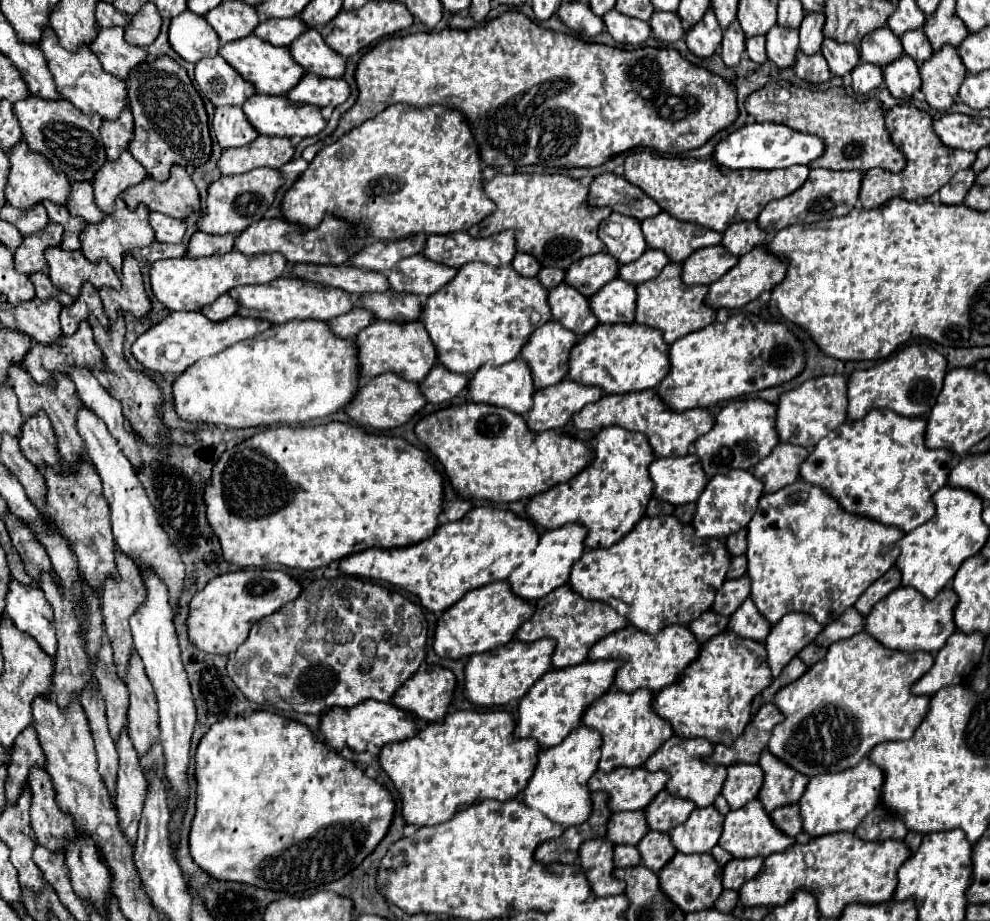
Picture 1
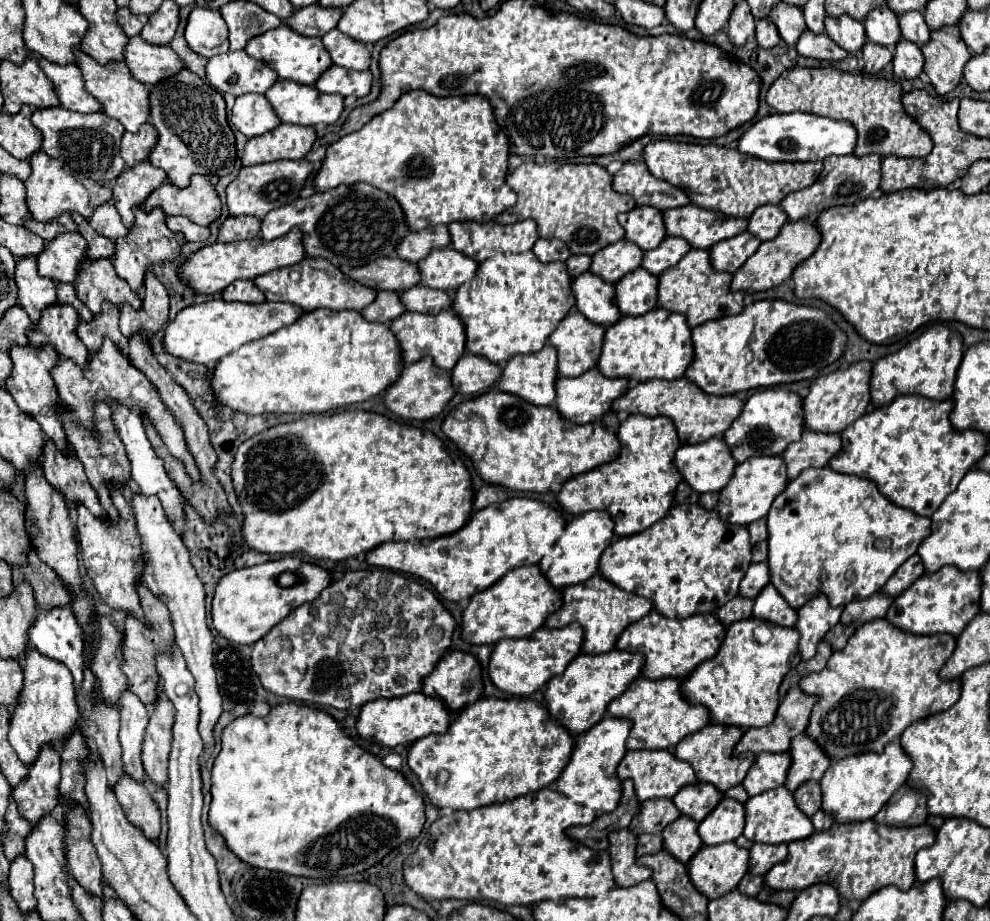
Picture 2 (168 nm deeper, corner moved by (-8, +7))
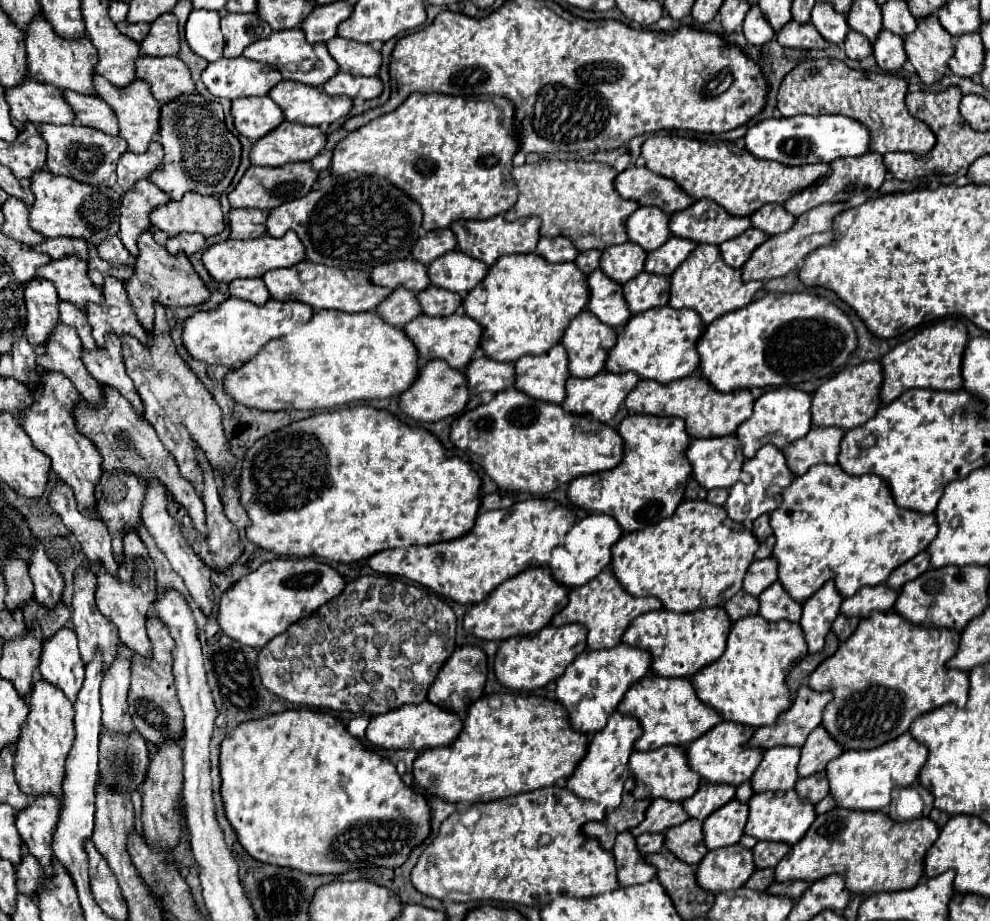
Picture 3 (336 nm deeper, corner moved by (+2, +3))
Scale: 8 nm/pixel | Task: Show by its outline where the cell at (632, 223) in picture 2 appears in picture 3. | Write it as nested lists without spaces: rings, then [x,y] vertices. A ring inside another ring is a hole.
[[[641,206],[627,220],[629,240],[639,244],[643,250],[657,250],[671,236],[669,216],[657,206]]]

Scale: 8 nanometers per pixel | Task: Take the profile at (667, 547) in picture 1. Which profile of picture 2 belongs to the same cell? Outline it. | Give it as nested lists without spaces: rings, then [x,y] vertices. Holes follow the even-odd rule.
[[[679,504],[669,510],[669,514],[657,520],[643,532],[623,536],[617,542],[613,540],[601,554],[599,572],[605,580],[617,588],[643,596],[651,600],[653,610],[667,618],[687,618],[693,614],[709,614],[721,604],[737,596],[739,582],[751,564],[751,544],[747,528],[737,524],[725,524],[715,510],[705,510],[699,504]]]

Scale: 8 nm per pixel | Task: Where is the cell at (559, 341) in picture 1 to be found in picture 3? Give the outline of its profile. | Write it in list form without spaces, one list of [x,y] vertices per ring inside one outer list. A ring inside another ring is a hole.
[[[583,310],[569,324],[563,346],[569,352],[569,370],[577,378],[591,378],[605,370],[609,350],[615,346],[617,330]]]

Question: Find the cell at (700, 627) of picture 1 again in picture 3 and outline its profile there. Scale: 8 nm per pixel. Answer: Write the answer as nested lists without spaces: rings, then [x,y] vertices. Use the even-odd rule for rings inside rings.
[[[745,590],[737,592],[731,600],[725,602],[725,610],[731,618],[731,622],[737,622],[743,616],[753,616],[759,612],[759,600],[751,594],[747,594]]]

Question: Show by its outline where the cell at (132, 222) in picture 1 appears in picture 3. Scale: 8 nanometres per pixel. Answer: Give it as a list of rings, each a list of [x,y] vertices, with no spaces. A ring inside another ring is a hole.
[[[143,234],[139,238],[139,258],[135,262],[135,276],[127,280],[125,284],[129,300],[133,302],[133,308],[137,312],[137,318],[141,326],[151,332],[153,320],[155,320],[155,304],[169,306],[169,308],[185,308],[185,306],[199,306],[209,300],[211,292],[203,284],[203,280],[197,276],[197,272],[191,268],[191,262],[187,256],[177,254],[171,256],[163,246],[159,246],[153,240],[153,234]]]

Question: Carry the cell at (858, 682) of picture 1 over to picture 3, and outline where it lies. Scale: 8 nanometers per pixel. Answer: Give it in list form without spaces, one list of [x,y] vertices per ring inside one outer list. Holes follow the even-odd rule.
[[[885,610],[885,612],[871,612],[869,618],[863,618],[855,630],[855,634],[851,638],[847,638],[839,650],[829,656],[827,660],[823,660],[819,664],[819,668],[811,674],[809,678],[809,688],[817,690],[817,692],[831,692],[833,694],[833,700],[827,704],[825,712],[823,712],[823,726],[827,728],[827,732],[839,742],[843,744],[843,748],[847,750],[865,750],[865,748],[877,748],[889,740],[895,740],[897,736],[909,732],[909,726],[915,718],[919,718],[921,714],[927,714],[943,704],[949,704],[949,702],[955,702],[957,706],[965,706],[967,704],[967,696],[969,696],[969,672],[963,672],[963,670],[953,670],[953,668],[947,668],[947,662],[955,656],[957,648],[959,648],[959,638],[961,638],[961,632],[959,630],[953,630],[953,628],[923,628],[923,626],[915,626],[911,624],[909,620],[905,620],[903,616],[899,616],[895,610]]]

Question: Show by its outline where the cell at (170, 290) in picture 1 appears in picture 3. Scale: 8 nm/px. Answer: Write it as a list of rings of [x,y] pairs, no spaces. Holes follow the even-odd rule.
[[[291,230],[281,238],[273,238],[265,234],[255,240],[225,240],[203,252],[203,264],[209,270],[209,274],[217,282],[227,282],[227,284],[237,278],[259,278],[273,268],[295,266],[297,262],[303,262],[303,260],[305,260],[305,248],[299,236]]]

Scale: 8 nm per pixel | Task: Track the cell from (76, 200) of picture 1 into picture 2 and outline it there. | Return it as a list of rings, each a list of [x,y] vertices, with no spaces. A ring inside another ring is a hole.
[[[105,202],[105,204],[97,206],[93,210],[93,216],[89,218],[89,224],[97,232],[101,232],[103,236],[107,236],[109,240],[115,240],[117,236],[125,236],[125,232],[127,232],[127,228],[121,222],[119,212],[115,210],[115,206],[111,202]]]

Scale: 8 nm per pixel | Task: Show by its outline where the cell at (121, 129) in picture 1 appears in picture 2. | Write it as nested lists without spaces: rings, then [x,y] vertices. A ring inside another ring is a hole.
[[[145,122],[135,134],[125,132],[121,138],[121,158],[125,160],[127,168],[139,164],[141,160],[147,160],[155,142],[157,142],[157,130],[149,122]]]

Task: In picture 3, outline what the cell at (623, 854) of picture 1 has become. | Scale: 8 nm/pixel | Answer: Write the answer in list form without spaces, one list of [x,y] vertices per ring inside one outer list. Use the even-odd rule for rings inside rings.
[[[641,834],[637,836],[637,848],[641,854],[653,854],[663,850],[665,844],[665,834]]]

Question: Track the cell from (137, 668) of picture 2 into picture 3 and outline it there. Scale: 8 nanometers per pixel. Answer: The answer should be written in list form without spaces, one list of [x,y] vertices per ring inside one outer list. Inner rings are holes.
[[[147,620],[147,632],[153,644],[153,656],[151,660],[143,656],[133,656],[131,666],[131,692],[129,692],[129,708],[133,716],[135,728],[155,746],[161,746],[163,740],[181,740],[183,734],[183,710],[179,706],[175,684],[173,684],[173,656],[171,648],[175,648],[175,642],[169,634],[169,628],[161,620]]]

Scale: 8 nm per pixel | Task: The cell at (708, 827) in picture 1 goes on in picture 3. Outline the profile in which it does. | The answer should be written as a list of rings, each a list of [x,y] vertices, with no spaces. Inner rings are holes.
[[[731,800],[723,808],[715,810],[705,822],[703,822],[703,834],[705,834],[705,844],[709,850],[723,848],[723,846],[733,846],[739,842],[739,838],[745,834],[745,824],[747,824],[747,814],[749,806]]]

